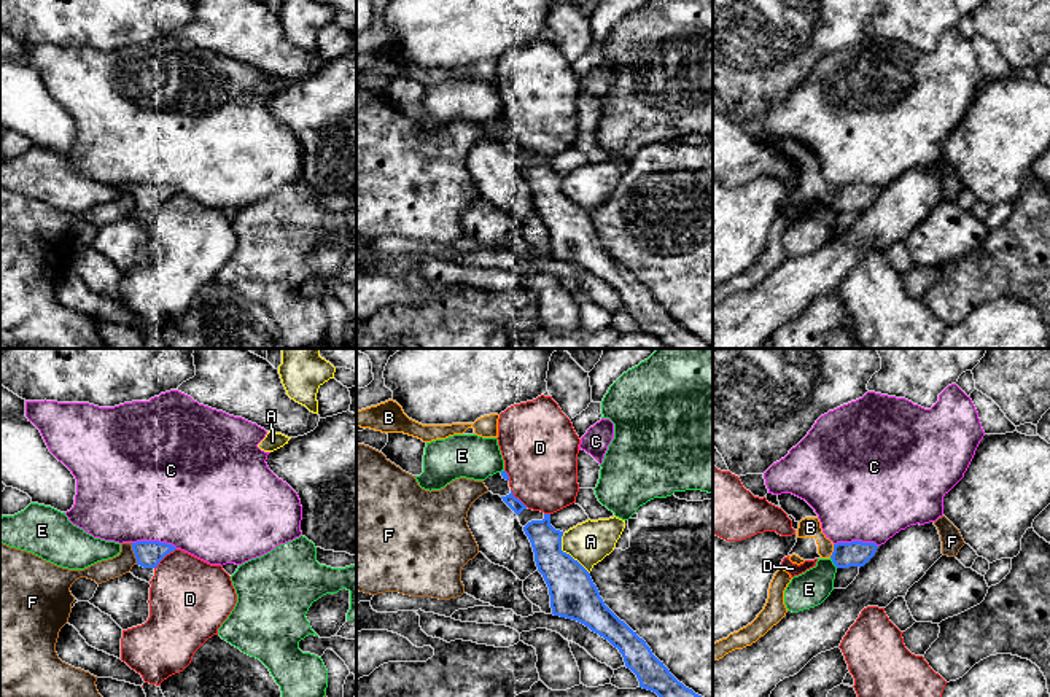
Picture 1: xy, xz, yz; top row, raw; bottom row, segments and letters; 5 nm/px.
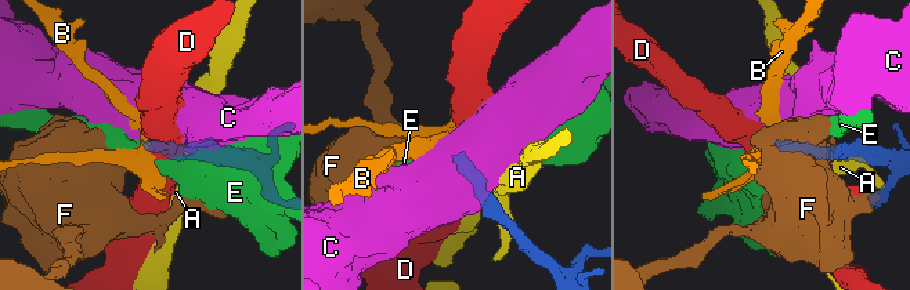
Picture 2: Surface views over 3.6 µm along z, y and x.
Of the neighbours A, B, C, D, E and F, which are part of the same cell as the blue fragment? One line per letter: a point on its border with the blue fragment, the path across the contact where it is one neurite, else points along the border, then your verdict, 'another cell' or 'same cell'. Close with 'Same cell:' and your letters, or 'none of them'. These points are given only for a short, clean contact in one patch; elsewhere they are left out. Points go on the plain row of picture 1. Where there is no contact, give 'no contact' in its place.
A: xz (568, 198) | another cell
B: yz (834, 194) | same cell
C: xy (155, 185) | another cell
D: xy (164, 199) | another cell
E: yz (832, 204) | another cell
F: xy (134, 196) | another cell
Same cell: B

